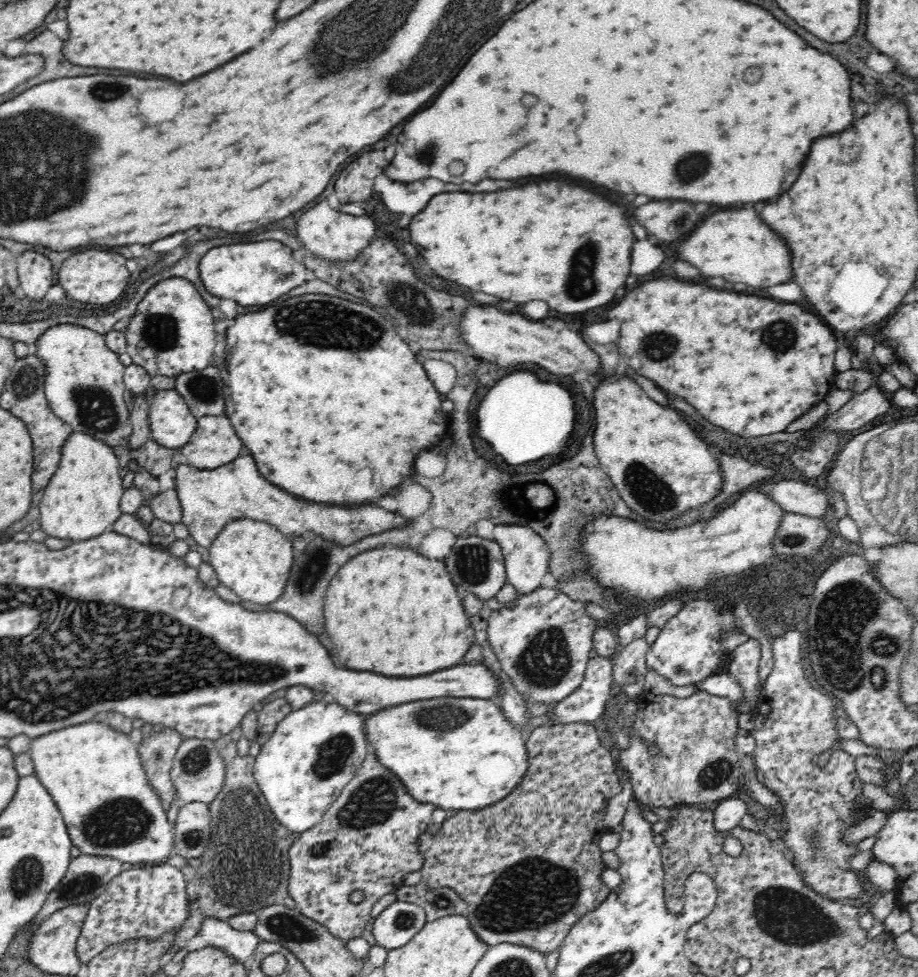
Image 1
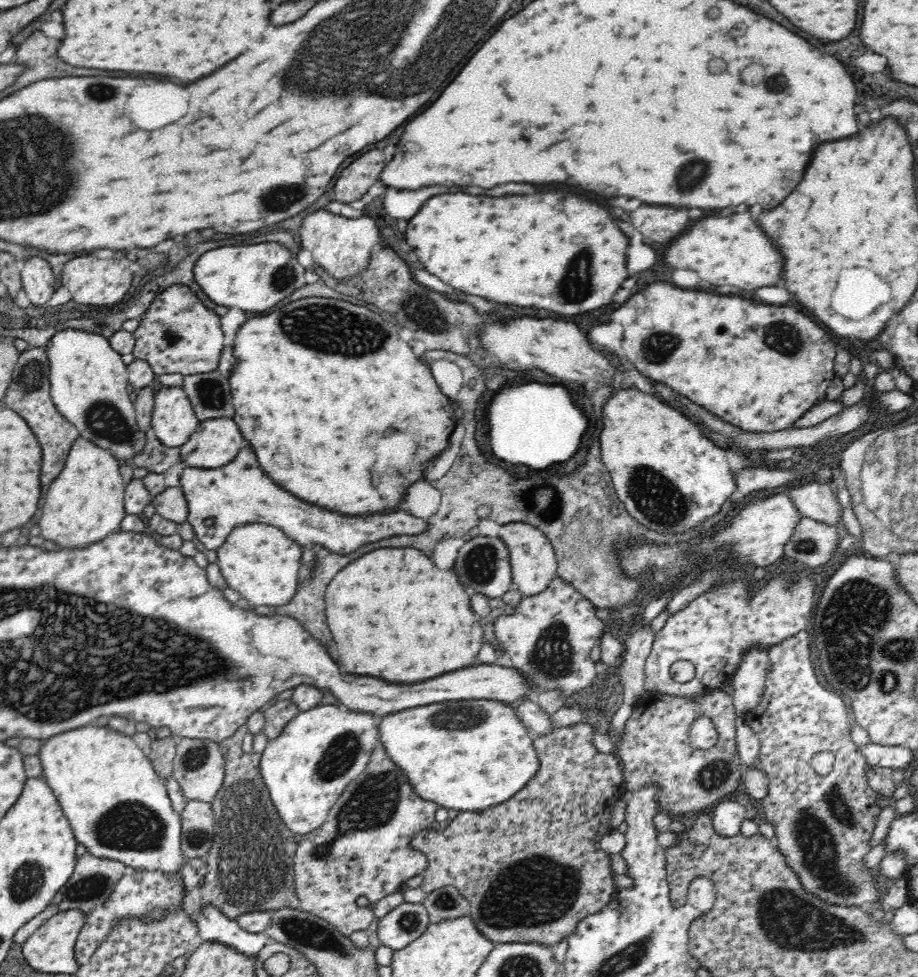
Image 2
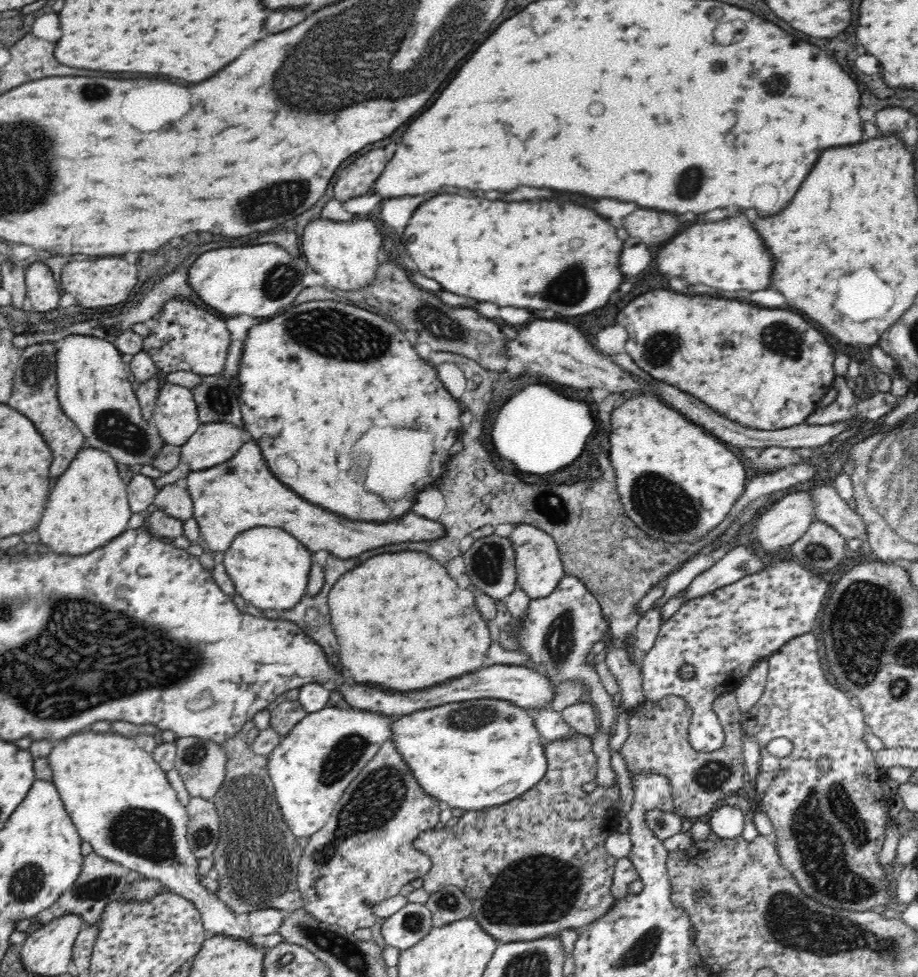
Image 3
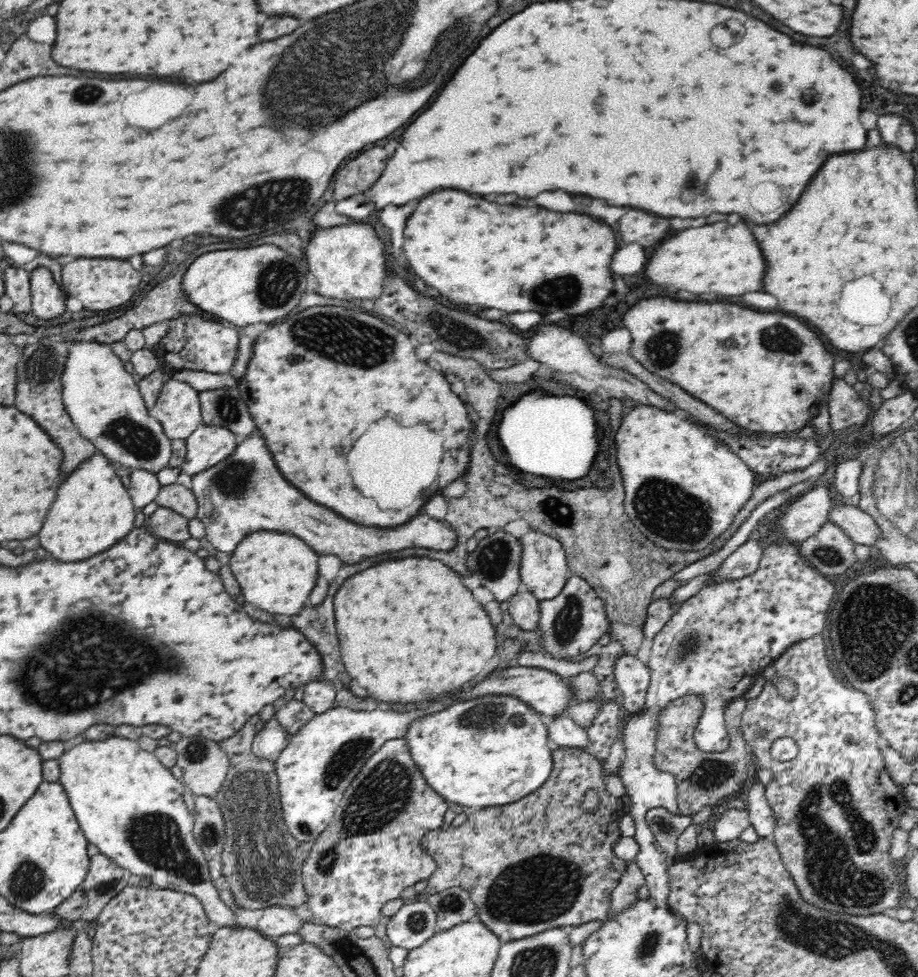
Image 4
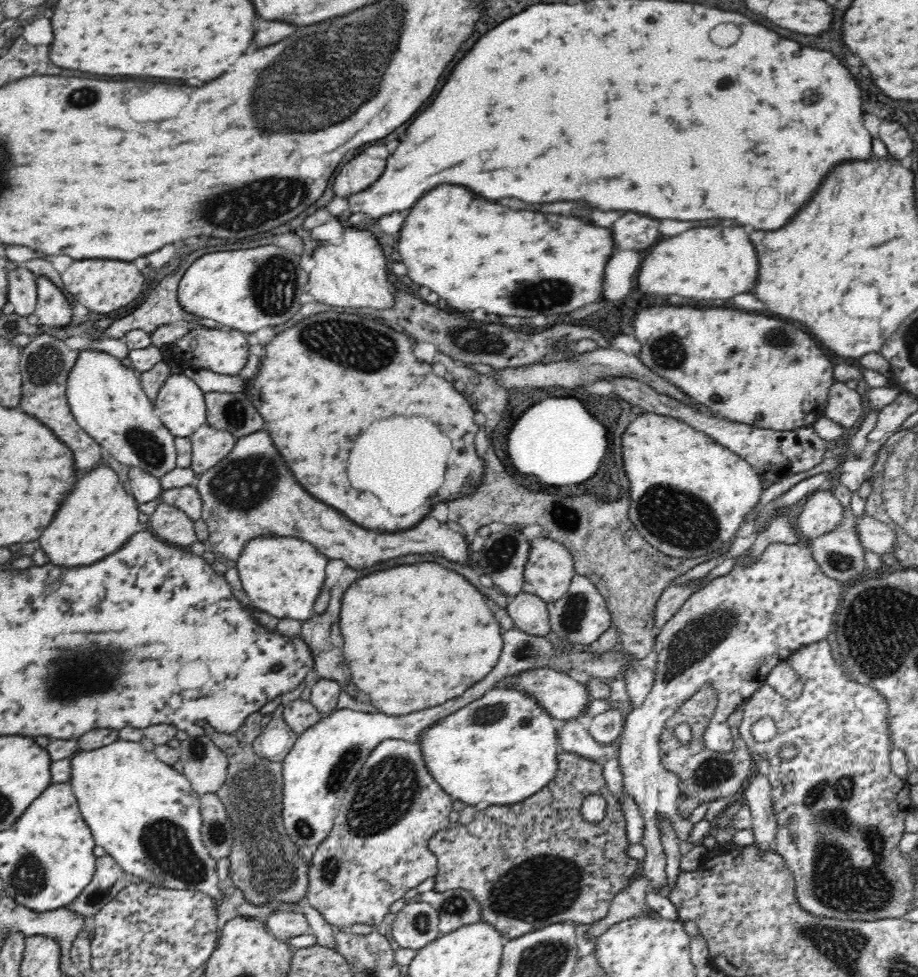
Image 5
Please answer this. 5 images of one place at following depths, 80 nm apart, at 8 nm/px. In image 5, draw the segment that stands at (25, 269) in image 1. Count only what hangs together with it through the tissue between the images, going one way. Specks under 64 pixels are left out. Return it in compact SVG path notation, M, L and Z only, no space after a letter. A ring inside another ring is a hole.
M45 274L36 276L36 308L33 319L45 328L66 327L72 308L60 290Z

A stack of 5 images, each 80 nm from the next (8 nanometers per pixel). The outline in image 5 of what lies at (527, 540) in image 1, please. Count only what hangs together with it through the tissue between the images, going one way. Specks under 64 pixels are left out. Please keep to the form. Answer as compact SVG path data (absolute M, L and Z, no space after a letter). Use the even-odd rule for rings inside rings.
M542 534L530 541L530 552L528 552L527 564L524 566L524 582L522 590L539 596L542 600L554 602L562 598L576 575L574 572L574 561L572 555L565 546Z

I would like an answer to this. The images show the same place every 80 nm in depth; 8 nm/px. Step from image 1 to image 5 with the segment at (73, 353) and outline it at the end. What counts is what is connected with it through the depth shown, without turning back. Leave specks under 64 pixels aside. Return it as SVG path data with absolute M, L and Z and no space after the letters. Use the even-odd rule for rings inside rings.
M88 348L78 350L78 358L67 377L66 399L76 423L85 434L92 437L103 450L111 454L120 464L138 467L160 478L176 467L175 437L164 427L154 413L152 402L148 401L140 385L139 374L133 368L128 370L120 359L106 351Z

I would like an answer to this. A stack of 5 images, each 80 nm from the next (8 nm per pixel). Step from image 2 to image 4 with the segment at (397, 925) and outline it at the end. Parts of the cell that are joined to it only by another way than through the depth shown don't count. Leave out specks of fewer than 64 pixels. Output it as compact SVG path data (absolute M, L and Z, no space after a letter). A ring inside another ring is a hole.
M407 901L397 914L389 918L386 934L391 946L414 950L438 931L437 915L427 902Z

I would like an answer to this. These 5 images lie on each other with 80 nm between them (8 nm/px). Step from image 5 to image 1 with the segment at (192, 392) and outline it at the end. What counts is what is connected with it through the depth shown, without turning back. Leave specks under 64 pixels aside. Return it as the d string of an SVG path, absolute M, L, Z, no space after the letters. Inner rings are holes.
M172 389L156 391L149 406L152 440L169 449L181 448L191 440L197 418L180 394Z

